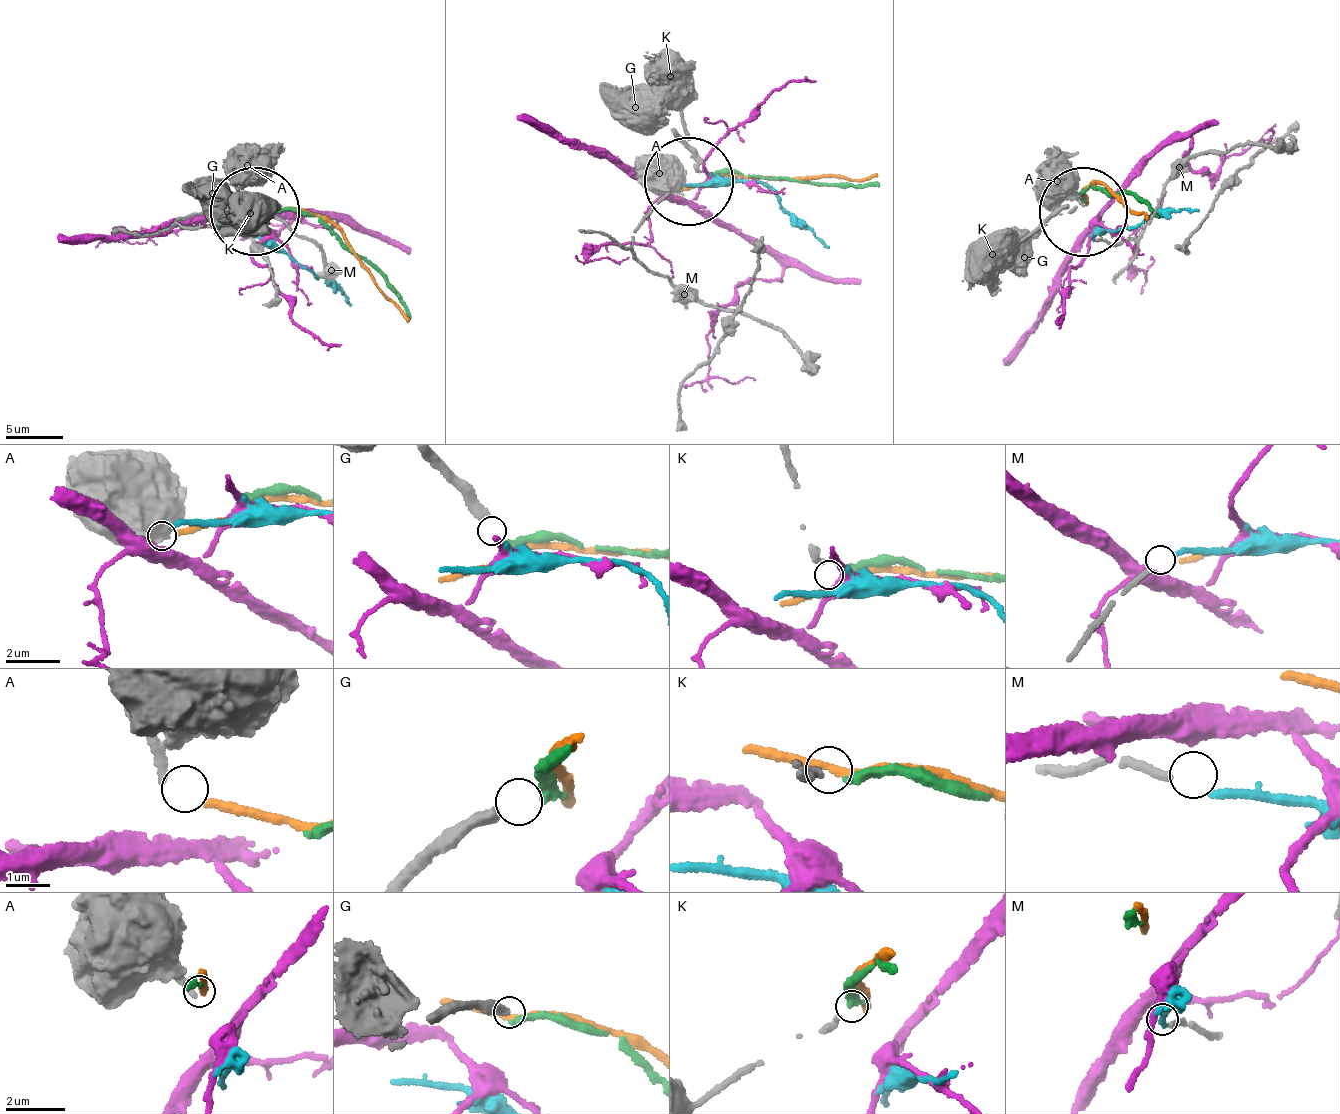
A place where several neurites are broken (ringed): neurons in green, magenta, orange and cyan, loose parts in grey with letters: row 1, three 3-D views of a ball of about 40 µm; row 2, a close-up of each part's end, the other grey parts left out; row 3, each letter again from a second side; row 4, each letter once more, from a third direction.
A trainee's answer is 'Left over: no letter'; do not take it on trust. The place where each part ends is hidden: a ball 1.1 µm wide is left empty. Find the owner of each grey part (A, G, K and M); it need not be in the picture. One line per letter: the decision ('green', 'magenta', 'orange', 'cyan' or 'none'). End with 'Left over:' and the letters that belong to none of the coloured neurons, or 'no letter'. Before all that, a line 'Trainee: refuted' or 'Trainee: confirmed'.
Trainee: refuted
A: orange
G: none
K: green
M: cyan
Left over: G

